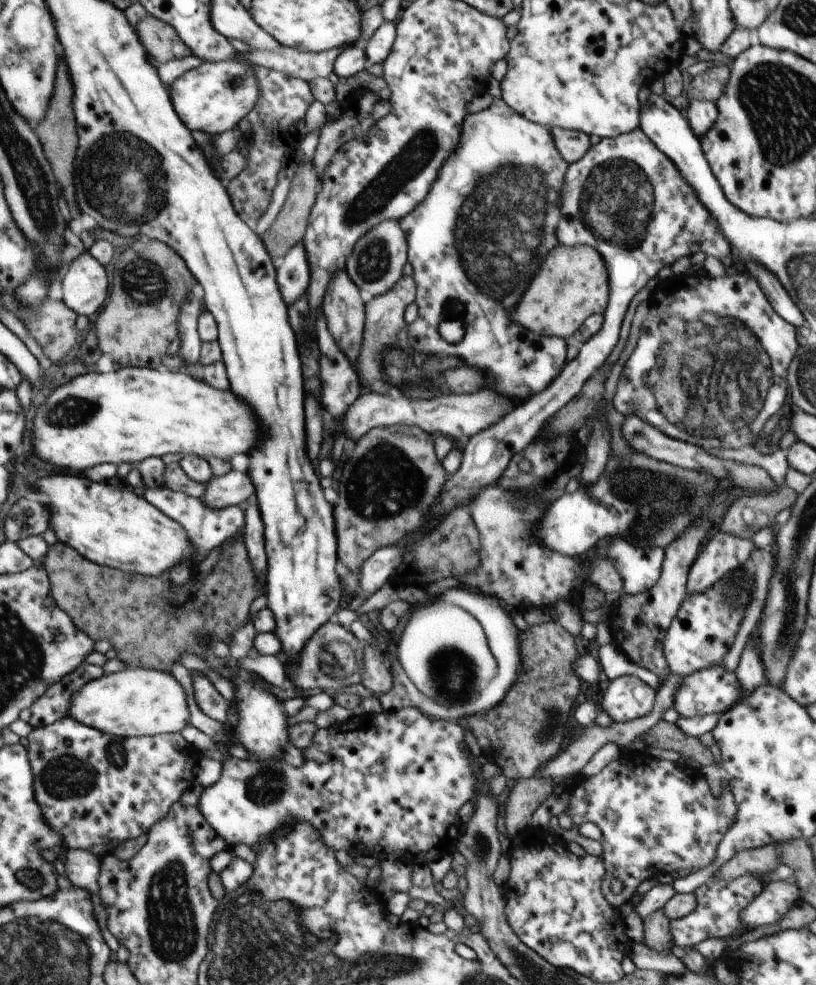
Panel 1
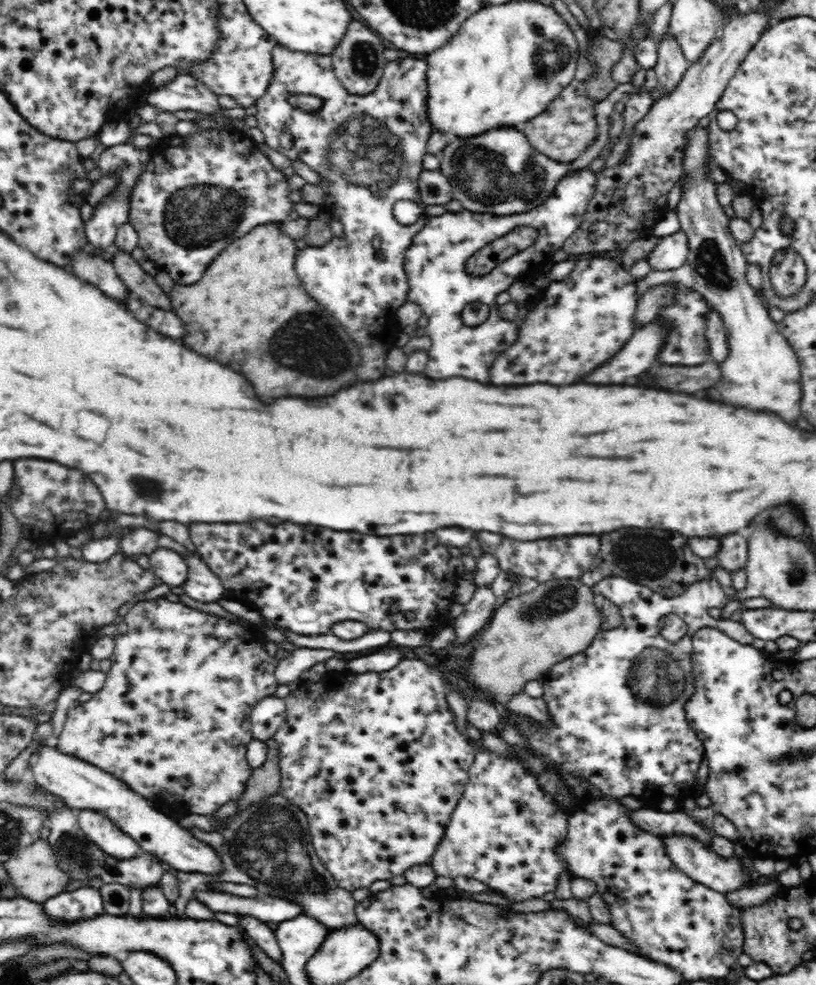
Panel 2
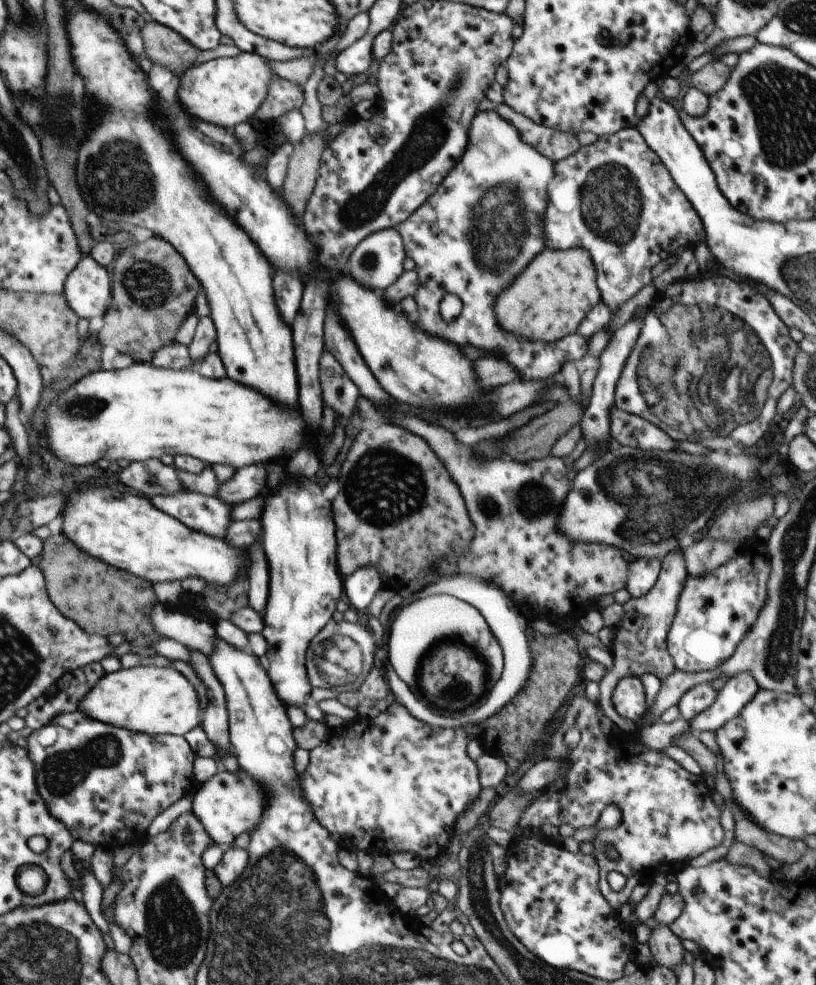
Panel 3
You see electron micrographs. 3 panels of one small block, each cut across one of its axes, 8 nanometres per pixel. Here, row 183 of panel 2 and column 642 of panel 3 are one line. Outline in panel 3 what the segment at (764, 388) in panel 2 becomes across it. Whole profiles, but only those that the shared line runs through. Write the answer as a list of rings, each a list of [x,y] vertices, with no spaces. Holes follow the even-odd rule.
[[[637,675],[624,676],[612,690],[612,708],[620,716],[638,722],[646,712],[646,694],[643,682]]]

